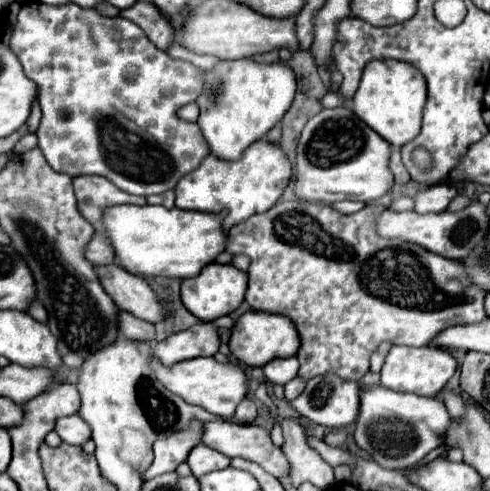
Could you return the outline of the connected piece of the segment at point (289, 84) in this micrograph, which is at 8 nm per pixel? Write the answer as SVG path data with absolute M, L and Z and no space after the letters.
M250 58L218 60L218 64L204 72L204 90L196 104L200 108L198 126L218 158L236 160L254 142L282 120L296 94L296 74L284 62L262 64Z

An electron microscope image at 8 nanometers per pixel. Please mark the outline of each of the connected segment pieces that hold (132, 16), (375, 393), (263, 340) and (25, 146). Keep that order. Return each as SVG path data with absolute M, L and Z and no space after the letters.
M136 2L132 8L126 8L120 12L120 16L128 18L136 26L140 26L148 40L158 48L158 50L168 50L170 44L174 42L176 34L170 24L170 18L164 16L154 4L150 2Z
M370 386L360 394L360 416L356 422L354 440L380 466L390 470L404 470L418 464L428 452L444 446L452 416L438 398L418 394L392 392L384 386Z
M248 310L236 320L230 336L230 352L248 366L264 366L274 358L290 358L296 354L298 348L300 348L300 338L296 334L296 326L292 326L288 318L278 314Z
M26 134L26 136L22 136L20 140L18 140L18 144L14 146L14 152L18 154L18 152L26 152L26 150L30 150L30 148L36 148L38 146L38 138L34 136L34 134Z

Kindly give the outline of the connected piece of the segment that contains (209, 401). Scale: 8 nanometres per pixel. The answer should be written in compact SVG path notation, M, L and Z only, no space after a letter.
M152 354L150 366L152 366L156 378L160 378L160 384L164 384L170 392L184 398L184 402L202 406L208 412L222 416L222 418L230 418L236 412L236 406L240 404L240 400L248 392L244 372L236 364L232 364L232 362L220 364L212 356L210 358L192 358L188 362L178 362L176 366L160 366L160 362L156 362L156 356Z

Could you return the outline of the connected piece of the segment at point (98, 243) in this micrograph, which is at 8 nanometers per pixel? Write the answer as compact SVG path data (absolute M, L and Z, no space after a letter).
M96 230L96 234L86 246L86 260L92 262L94 266L102 266L102 264L112 264L114 258L116 254L112 250L112 242L108 242L108 236L102 230Z

